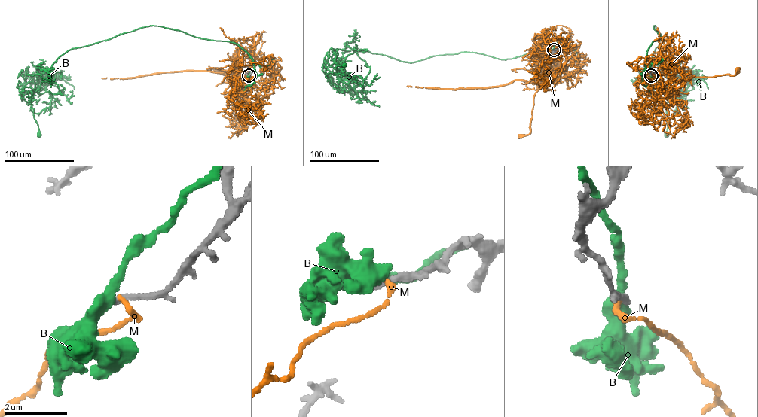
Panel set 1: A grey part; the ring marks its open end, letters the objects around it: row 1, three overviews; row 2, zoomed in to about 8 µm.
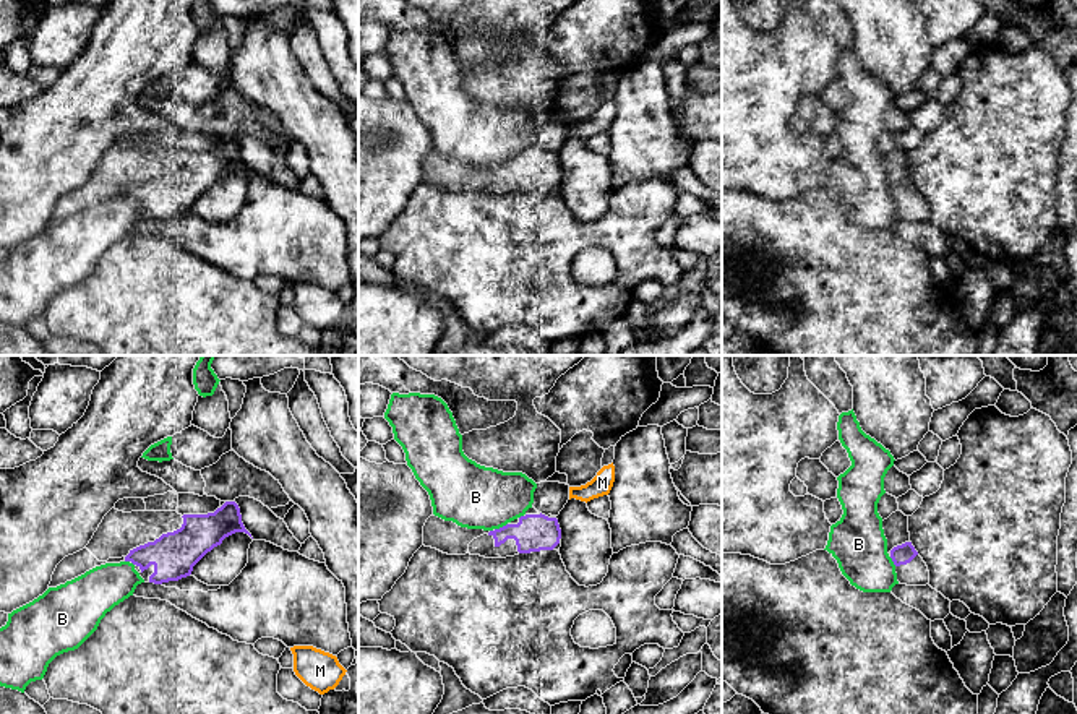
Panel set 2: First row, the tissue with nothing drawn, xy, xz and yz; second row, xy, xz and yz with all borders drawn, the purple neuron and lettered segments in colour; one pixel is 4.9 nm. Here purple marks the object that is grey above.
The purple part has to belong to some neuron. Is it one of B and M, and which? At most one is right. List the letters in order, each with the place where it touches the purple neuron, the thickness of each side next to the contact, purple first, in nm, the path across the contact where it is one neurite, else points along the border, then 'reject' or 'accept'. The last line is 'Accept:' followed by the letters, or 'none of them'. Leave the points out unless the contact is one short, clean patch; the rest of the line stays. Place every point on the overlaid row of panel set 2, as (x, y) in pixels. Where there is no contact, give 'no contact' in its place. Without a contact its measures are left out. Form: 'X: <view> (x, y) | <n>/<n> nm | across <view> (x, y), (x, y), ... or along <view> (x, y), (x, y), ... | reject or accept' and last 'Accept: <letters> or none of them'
B: xz (500, 528) | 190/320 nm | along xz (506, 523), (495, 529) | reject
M: no contact | reject
Accept: none of them

